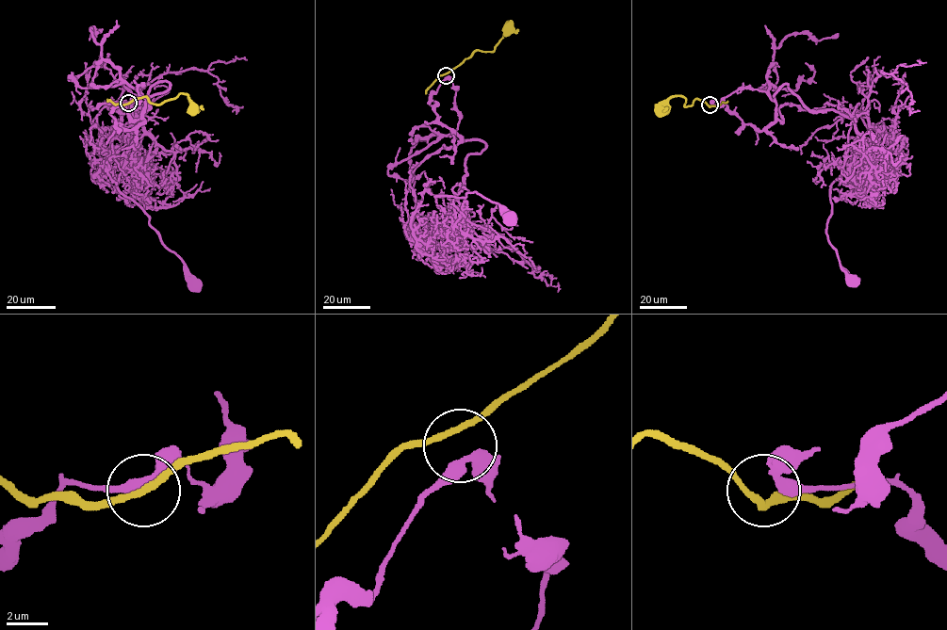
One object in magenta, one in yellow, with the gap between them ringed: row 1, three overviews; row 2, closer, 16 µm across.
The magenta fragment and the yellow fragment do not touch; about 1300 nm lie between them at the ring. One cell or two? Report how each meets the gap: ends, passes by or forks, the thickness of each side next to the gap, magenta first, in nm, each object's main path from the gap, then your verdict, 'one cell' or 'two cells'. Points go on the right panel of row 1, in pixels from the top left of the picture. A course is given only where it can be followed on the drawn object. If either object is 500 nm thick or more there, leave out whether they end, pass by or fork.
magenta passes by; yellow passes by; calibres 480 and 280 nm; course magenta (710, 104), (762, 130), (787, 84), (808, 109), (855, 121), (826, 231), (854, 282); course yellow (709, 104), (695, 98), (692, 104), (685, 106), (683, 97), (673, 95), (661, 109); two cells

